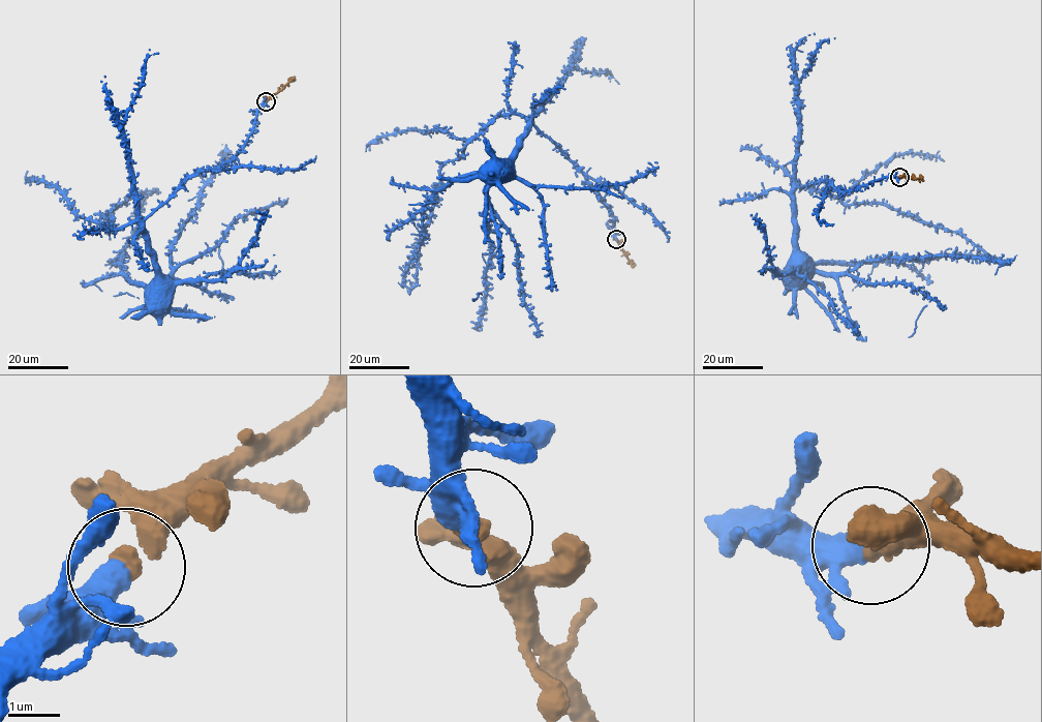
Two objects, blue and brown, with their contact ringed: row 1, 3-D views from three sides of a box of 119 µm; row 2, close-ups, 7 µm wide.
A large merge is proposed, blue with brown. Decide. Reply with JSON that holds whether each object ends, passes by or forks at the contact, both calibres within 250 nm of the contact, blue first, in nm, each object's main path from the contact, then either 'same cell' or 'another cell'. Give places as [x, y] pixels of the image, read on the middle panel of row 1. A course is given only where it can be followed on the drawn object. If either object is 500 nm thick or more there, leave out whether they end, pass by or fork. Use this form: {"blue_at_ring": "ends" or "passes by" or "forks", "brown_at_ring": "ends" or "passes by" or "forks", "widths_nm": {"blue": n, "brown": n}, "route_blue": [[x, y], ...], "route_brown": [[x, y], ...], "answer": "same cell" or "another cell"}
{"blue_at_ring": "passes by", "brown_at_ring": "ends", "widths_nm": {"blue": 360, "brown": 280}, "route_blue": [[616, 238], [614, 217], [603, 198], [556, 142], [533, 125], [518, 139], [519, 145], [509, 157], [499, 162]], "route_brown": [[616, 239], [624, 254], [636, 266]], "answer": "same cell"}

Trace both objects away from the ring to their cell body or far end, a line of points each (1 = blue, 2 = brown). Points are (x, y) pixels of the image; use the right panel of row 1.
1: (899, 177), (883, 176), (852, 189), (836, 190), (825, 181), (796, 188), (793, 193), (794, 254), (791, 266)
2: (900, 178), (922, 177)

